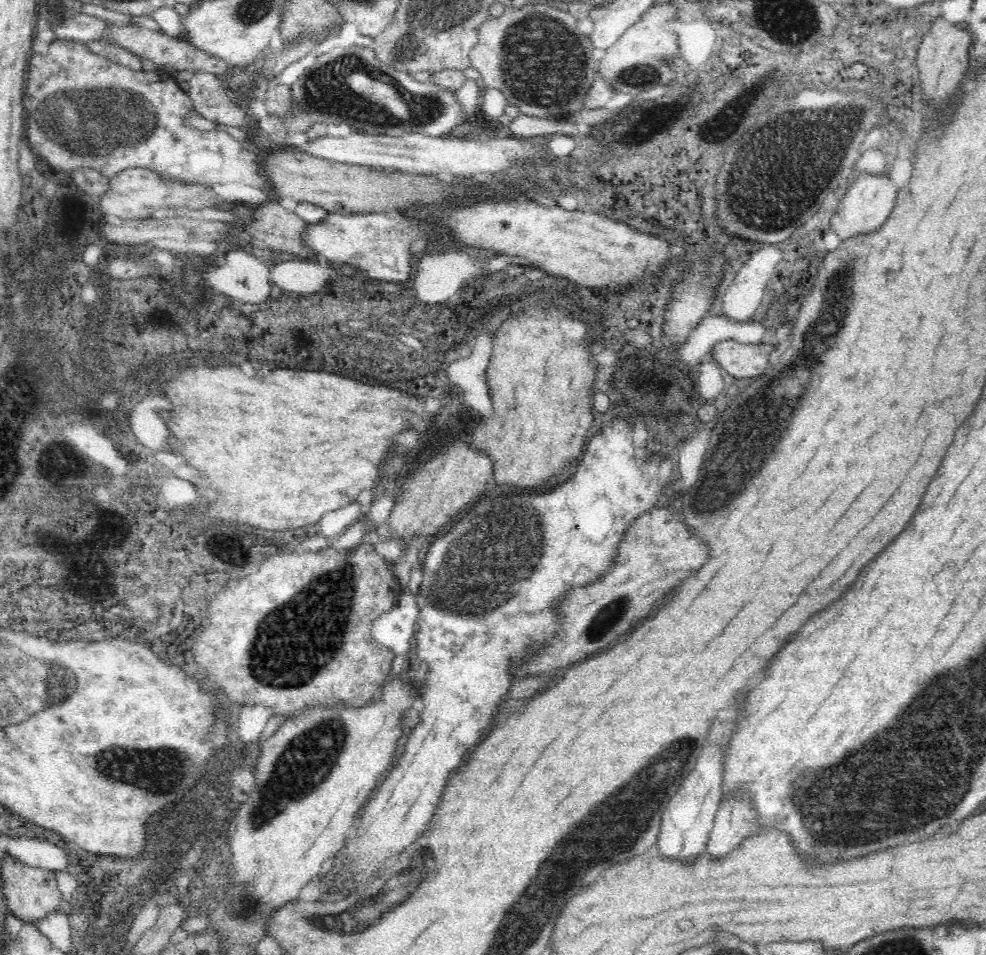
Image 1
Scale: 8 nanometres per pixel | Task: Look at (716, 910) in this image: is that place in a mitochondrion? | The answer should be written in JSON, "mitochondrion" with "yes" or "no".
{"mitochondrion":"no"}

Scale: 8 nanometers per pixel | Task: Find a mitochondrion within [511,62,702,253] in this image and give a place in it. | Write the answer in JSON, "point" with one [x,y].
{"point":[649,123]}

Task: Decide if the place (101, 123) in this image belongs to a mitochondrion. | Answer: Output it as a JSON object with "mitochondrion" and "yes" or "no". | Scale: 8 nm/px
{"mitochondrion":"yes"}

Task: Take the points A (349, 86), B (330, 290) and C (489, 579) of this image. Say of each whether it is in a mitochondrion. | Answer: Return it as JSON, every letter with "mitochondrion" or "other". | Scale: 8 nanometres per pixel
{"A":"mitochondrion","B":"other","C":"mitochondrion"}

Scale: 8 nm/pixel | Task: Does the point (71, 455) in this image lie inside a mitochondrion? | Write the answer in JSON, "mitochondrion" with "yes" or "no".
{"mitochondrion":"yes"}

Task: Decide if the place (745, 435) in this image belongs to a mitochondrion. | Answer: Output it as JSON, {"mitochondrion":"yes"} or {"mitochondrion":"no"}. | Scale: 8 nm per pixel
{"mitochondrion":"yes"}

